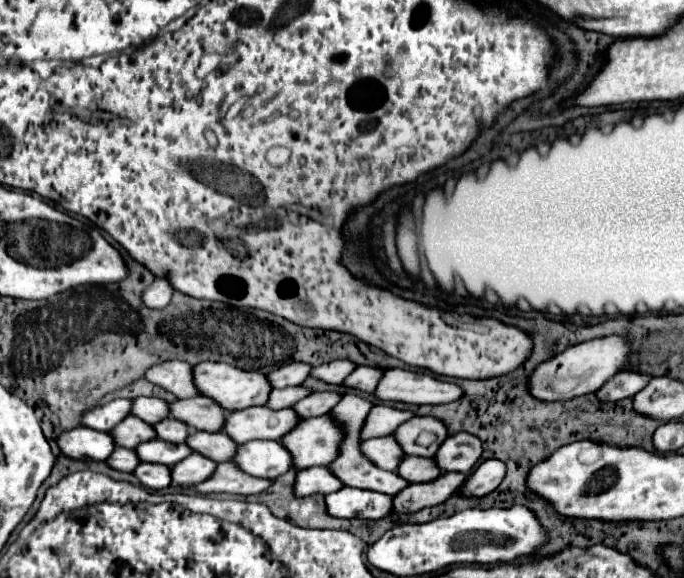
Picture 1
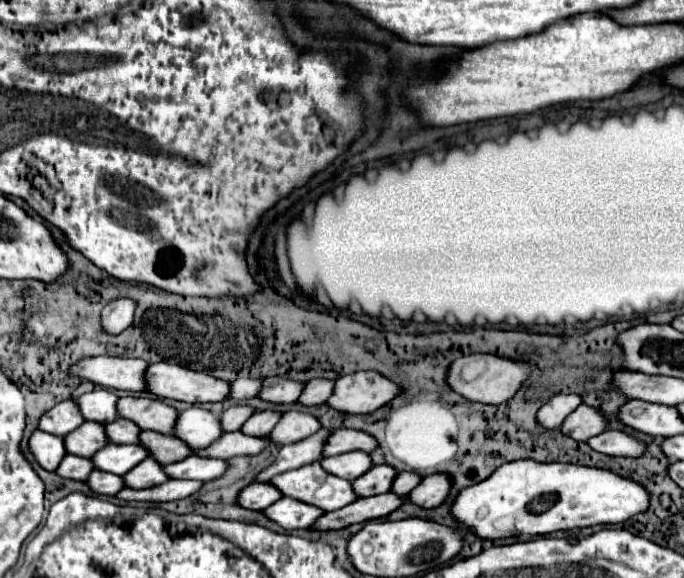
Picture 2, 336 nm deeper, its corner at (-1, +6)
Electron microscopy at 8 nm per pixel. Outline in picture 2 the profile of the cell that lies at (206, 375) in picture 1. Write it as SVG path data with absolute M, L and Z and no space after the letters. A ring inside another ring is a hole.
M150 364L144 372L146 390L158 398L170 398L180 402L222 402L226 400L228 382L210 378L208 374L198 374L174 364Z

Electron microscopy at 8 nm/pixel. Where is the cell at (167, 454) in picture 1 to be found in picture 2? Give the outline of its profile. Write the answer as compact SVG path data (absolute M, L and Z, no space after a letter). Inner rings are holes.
M106 444L90 460L92 460L92 464L94 464L96 470L122 476L128 470L132 470L138 462L142 462L144 458L148 458L148 454L138 444L130 444L130 446L124 446L124 444Z

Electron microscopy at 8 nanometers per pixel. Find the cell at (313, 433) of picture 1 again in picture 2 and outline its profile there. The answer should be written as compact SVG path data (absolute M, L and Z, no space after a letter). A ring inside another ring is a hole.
M230 432L230 434L222 434L218 440L214 440L210 446L200 448L200 450L192 450L192 454L202 456L202 458L234 458L234 456L252 456L262 452L266 446L270 446L268 438L250 438L238 432Z

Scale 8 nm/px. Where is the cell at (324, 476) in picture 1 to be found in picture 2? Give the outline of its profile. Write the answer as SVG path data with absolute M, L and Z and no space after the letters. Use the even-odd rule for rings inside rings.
M268 482L250 484L238 494L238 504L248 510L264 510L278 498L282 498L282 494L278 494L278 490L274 490L274 486L270 486Z

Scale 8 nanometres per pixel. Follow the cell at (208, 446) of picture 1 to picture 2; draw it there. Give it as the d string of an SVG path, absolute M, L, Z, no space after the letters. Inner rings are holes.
M140 432L138 436L138 444L144 446L150 454L150 458L154 458L158 464L166 466L166 464L172 464L172 462L180 462L182 458L190 456L192 450L178 438L174 436L164 436L164 434L158 434L158 432Z

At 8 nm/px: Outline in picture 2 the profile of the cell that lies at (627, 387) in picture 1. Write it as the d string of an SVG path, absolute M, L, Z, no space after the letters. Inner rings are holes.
M576 394L554 396L542 406L542 410L538 410L538 422L542 422L544 428L558 428L562 424L564 414L576 410L580 404L582 400L576 398Z

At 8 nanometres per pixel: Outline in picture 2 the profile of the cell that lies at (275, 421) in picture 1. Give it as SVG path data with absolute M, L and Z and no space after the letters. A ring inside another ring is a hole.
M192 406L178 414L172 436L186 442L192 450L208 446L214 438L222 436L222 428L218 426L218 416L198 406Z

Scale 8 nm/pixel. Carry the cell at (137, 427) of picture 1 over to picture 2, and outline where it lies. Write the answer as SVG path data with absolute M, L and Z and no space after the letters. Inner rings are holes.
M84 422L74 432L64 436L66 452L82 458L94 456L106 444L108 444L108 438L104 434L104 426L96 422Z

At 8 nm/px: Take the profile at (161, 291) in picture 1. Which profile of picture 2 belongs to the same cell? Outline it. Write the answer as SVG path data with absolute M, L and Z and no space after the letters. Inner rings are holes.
M118 298L108 306L104 306L102 330L106 330L106 334L120 334L130 326L132 318L134 318L134 300Z

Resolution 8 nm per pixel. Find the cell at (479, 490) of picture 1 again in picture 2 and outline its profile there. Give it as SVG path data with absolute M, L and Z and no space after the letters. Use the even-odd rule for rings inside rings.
M432 474L420 480L420 484L408 494L410 502L420 508L436 508L446 500L450 492L450 478L446 474Z

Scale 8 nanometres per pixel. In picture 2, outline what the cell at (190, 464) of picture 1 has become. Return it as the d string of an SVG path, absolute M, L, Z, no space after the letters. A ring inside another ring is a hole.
M146 458L146 462L140 462L138 466L134 466L130 474L124 474L122 480L126 488L140 490L140 488L150 488L166 482L166 474L162 466L158 466L158 462L154 462L152 458Z

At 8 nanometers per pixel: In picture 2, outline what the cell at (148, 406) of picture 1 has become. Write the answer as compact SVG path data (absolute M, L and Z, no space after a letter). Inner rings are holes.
M96 388L96 390L76 398L76 406L84 420L110 424L118 418L118 414L114 412L114 400L118 400L118 398L110 390Z

